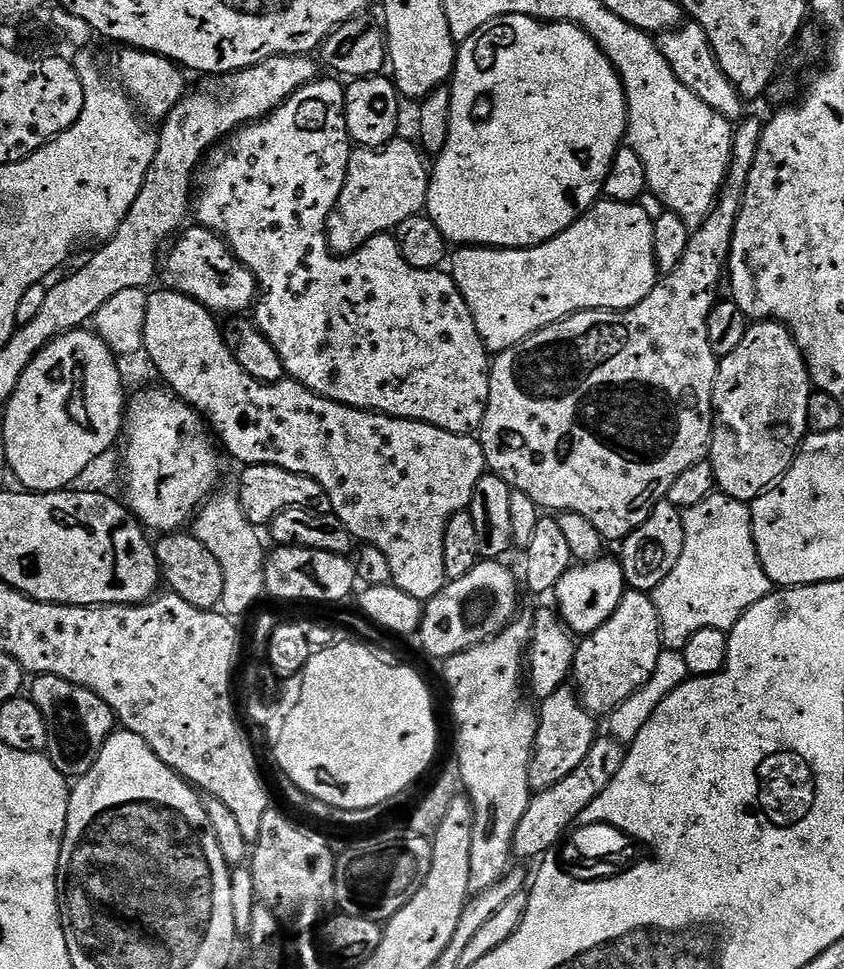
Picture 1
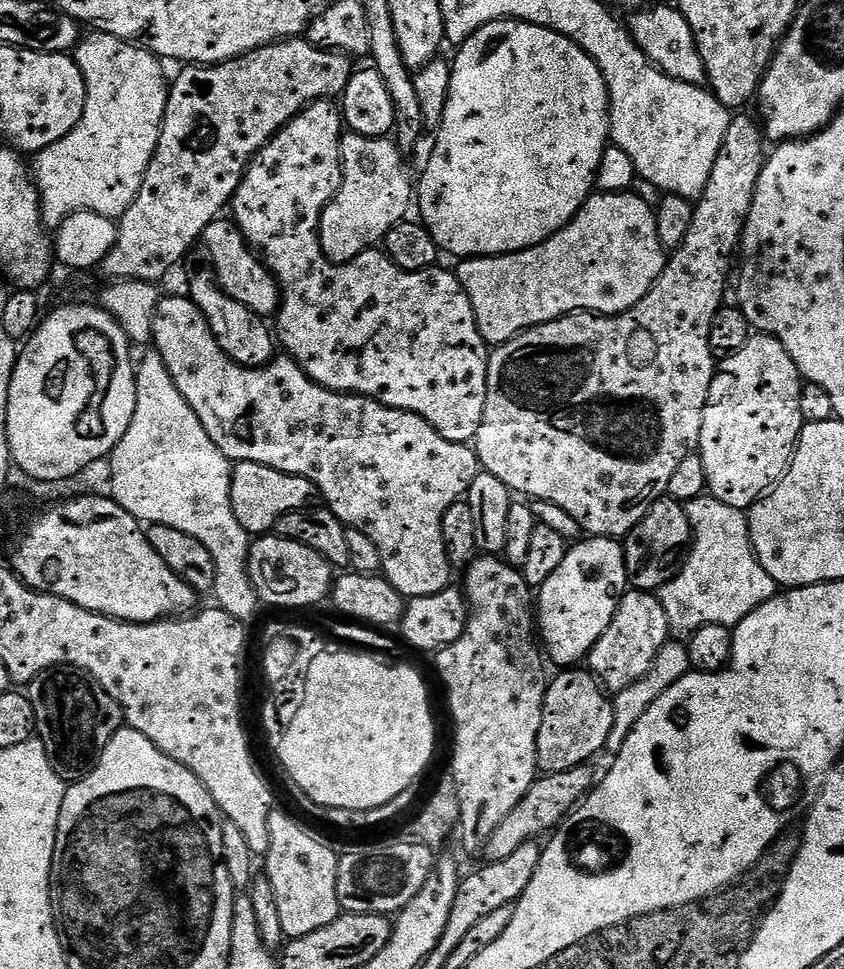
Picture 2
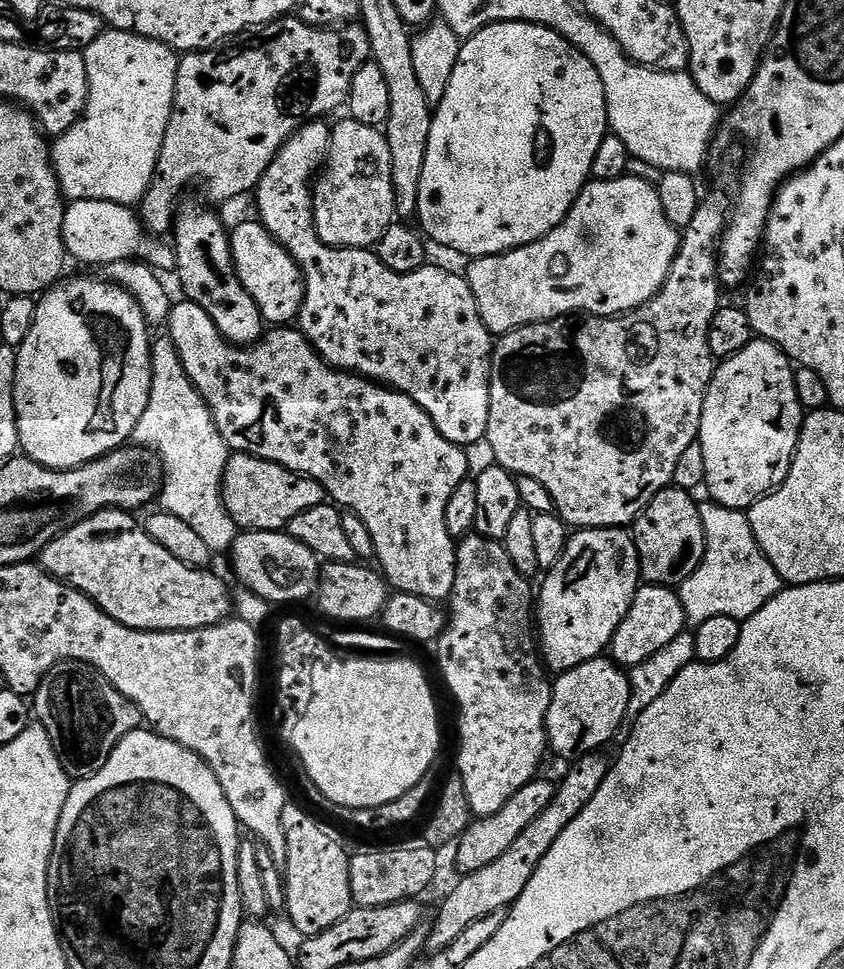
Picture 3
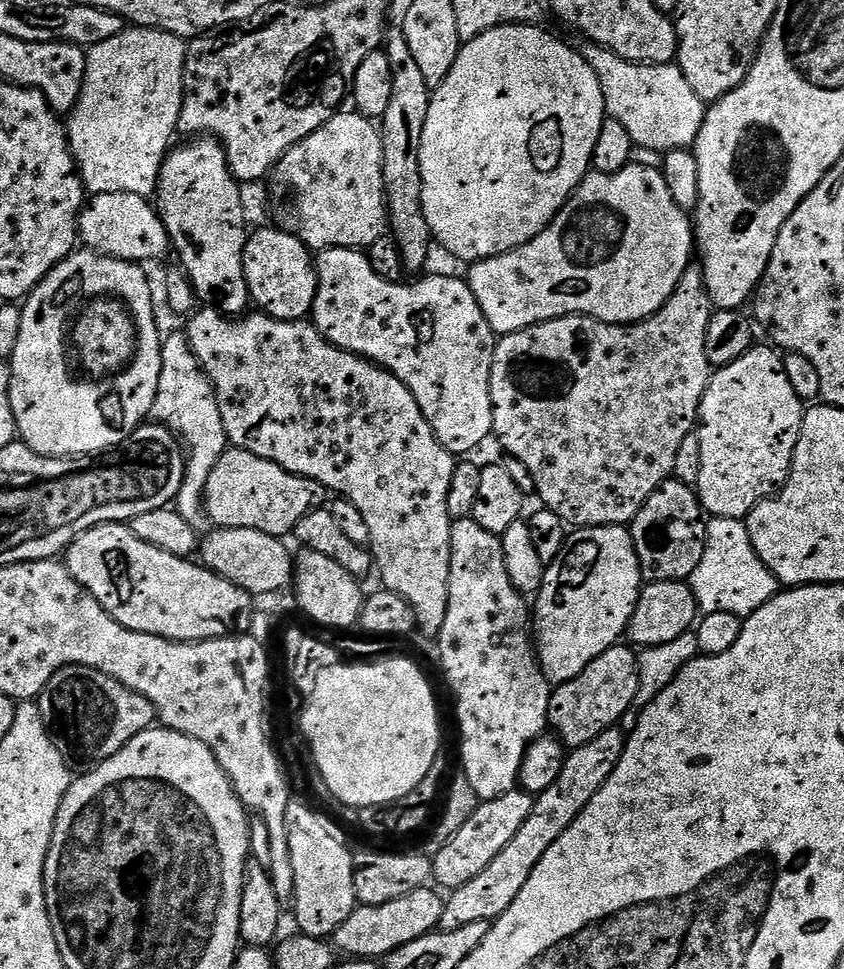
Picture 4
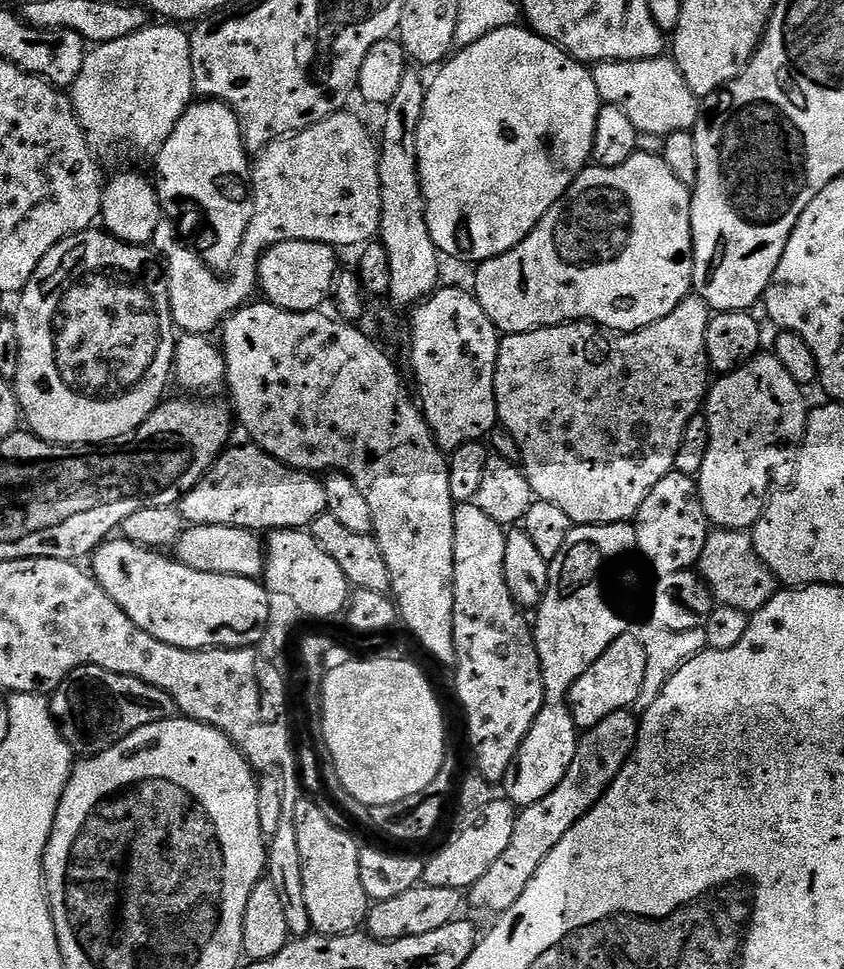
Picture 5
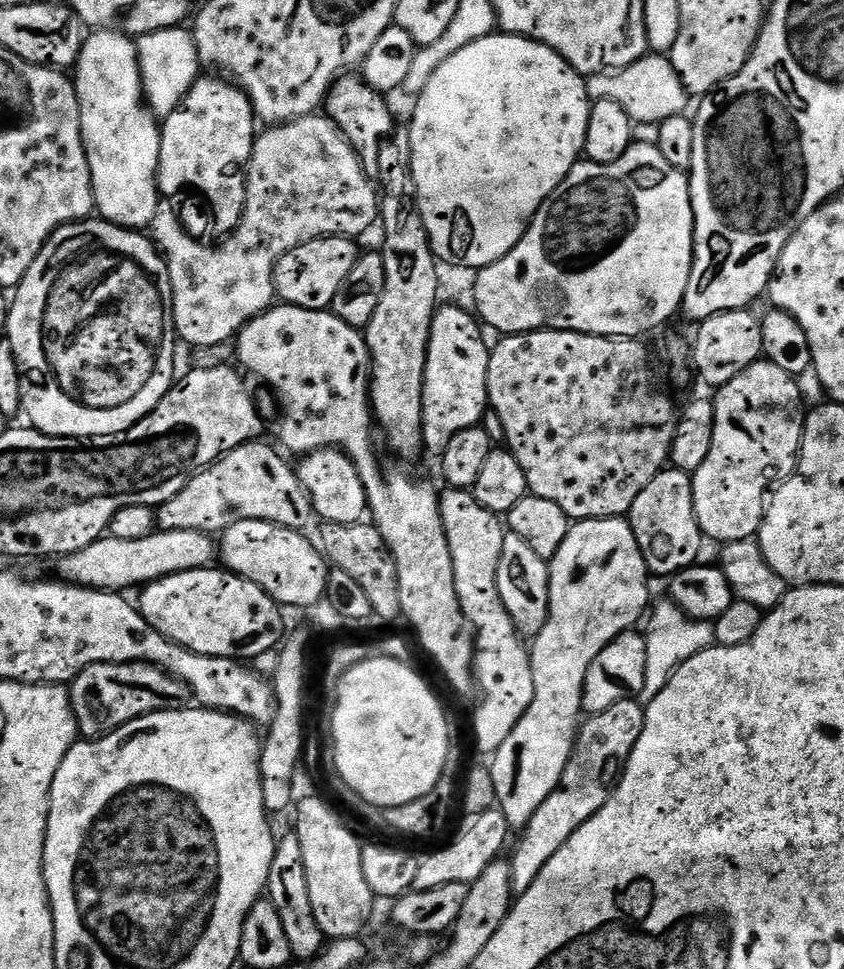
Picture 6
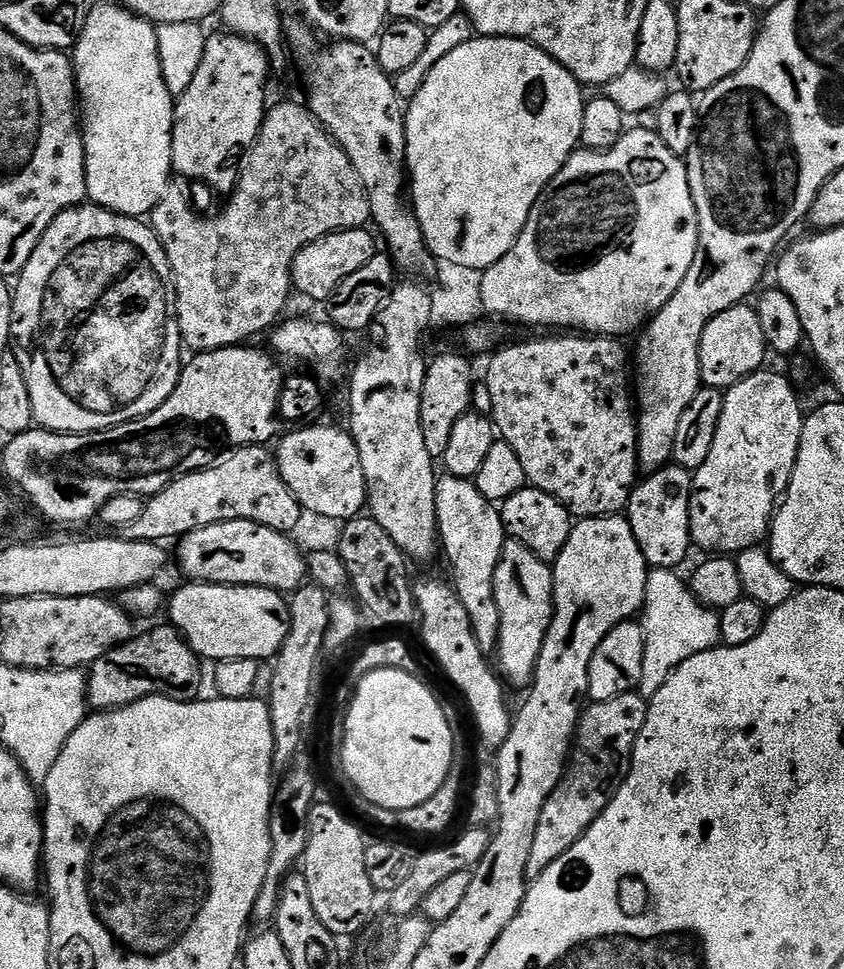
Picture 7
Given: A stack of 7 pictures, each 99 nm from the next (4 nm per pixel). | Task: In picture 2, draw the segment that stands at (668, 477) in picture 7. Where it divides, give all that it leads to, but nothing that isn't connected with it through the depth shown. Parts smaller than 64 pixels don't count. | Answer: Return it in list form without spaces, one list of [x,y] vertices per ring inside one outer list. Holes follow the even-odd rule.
[[[665,494],[661,500],[654,502],[654,506],[650,506],[646,518],[642,518],[642,522],[638,522],[638,526],[634,526],[634,530],[628,533],[623,541],[629,585],[633,589],[651,593],[655,593],[662,586],[666,586],[666,582],[673,580],[682,570],[684,563],[688,561],[693,539],[690,518],[686,514],[684,504],[679,500],[673,500],[671,496]]]

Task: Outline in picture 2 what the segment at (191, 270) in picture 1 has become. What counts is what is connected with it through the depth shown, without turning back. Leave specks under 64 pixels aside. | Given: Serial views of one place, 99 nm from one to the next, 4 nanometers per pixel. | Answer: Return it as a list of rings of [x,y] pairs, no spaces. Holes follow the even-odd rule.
[[[221,218],[210,222],[202,237],[202,248],[203,244],[209,258],[212,259],[211,271],[215,273],[216,281],[226,295],[248,307],[258,316],[275,317],[280,310],[282,299],[280,283],[276,281],[276,277],[263,259],[250,247],[248,239],[236,225],[235,219]]]

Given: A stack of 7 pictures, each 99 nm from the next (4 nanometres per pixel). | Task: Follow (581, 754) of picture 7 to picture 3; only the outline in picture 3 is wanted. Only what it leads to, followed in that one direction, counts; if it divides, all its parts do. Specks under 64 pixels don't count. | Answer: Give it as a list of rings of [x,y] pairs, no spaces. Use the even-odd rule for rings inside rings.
[[[600,752],[579,757],[569,767],[572,769],[565,774],[564,781],[556,784],[556,793],[550,806],[546,806],[546,810],[542,810],[542,814],[538,814],[538,818],[534,818],[534,822],[530,822],[530,826],[526,826],[526,830],[518,834],[518,839],[497,860],[490,862],[490,866],[459,877],[461,880],[449,890],[448,897],[441,902],[440,909],[432,920],[432,929],[427,929],[425,953],[446,950],[446,946],[450,946],[454,938],[466,931],[466,926],[478,922],[478,918],[486,918],[486,914],[494,914],[494,910],[509,909],[516,903],[522,890],[526,890],[530,878],[534,878],[534,870],[542,866],[542,858],[550,854],[550,846],[554,846],[554,842],[562,838],[562,830],[566,830],[566,826],[570,826],[570,822],[574,822],[574,818],[578,818],[578,814],[586,810],[586,806],[590,806],[590,798],[598,794],[598,786],[602,786],[609,767],[610,760]]]

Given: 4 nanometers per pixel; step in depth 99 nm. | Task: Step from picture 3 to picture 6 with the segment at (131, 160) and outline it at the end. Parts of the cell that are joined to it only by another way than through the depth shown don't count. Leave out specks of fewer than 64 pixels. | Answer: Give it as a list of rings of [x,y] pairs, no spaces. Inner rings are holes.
[[[187,27],[167,28],[139,37],[138,51],[146,103],[157,117],[169,116],[182,103],[184,96],[196,85],[201,75],[202,65],[198,58],[196,39]]]

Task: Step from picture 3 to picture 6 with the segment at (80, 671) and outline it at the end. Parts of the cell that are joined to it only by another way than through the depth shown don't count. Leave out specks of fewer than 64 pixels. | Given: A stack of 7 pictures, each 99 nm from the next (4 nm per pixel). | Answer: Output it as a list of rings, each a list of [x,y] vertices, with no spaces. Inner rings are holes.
[[[144,662],[86,666],[86,670],[70,681],[70,695],[76,726],[84,738],[105,736],[146,714],[165,712],[167,708],[189,707],[194,700],[186,682],[156,664]]]

